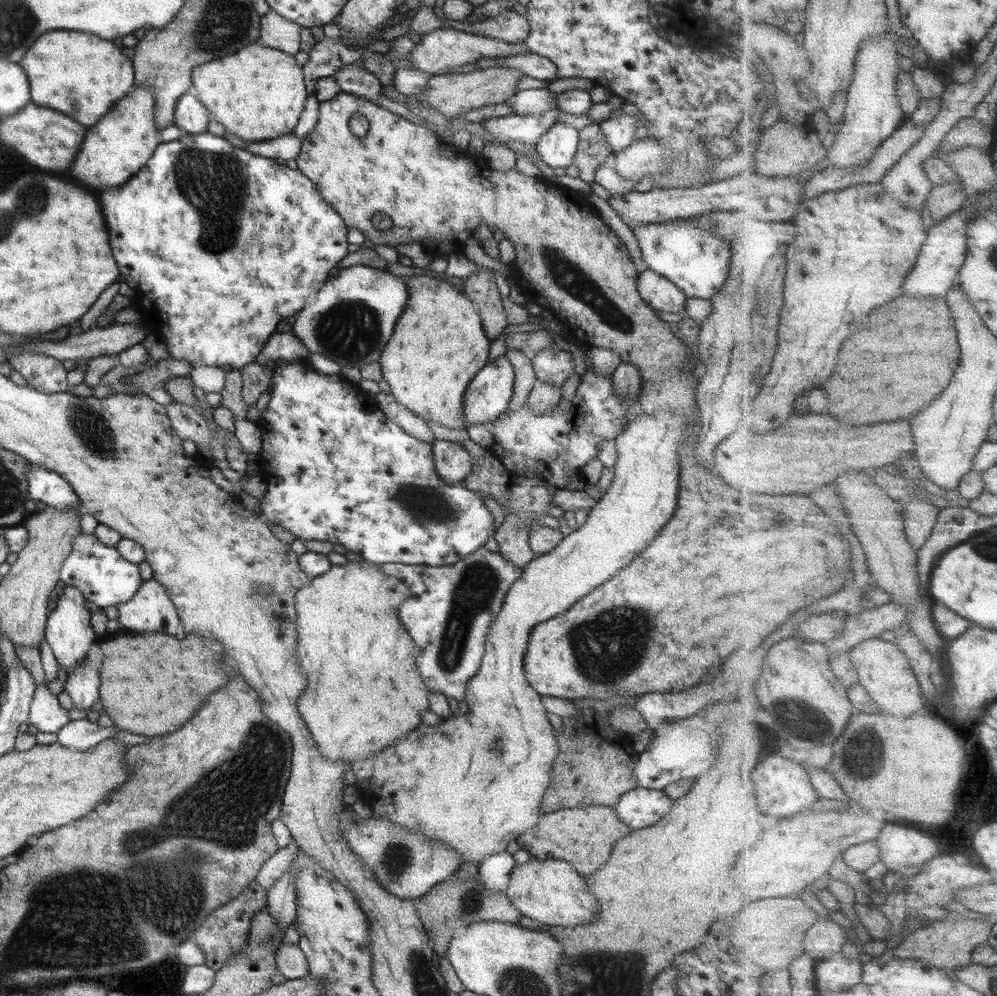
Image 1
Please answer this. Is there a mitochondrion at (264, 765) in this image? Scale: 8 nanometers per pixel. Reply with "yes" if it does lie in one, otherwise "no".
yes

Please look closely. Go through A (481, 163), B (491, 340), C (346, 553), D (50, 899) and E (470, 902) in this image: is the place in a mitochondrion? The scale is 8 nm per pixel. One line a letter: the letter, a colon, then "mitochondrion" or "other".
A: other
B: other
C: other
D: mitochondrion
E: mitochondrion

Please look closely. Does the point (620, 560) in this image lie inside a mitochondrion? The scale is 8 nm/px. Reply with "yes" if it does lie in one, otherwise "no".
no

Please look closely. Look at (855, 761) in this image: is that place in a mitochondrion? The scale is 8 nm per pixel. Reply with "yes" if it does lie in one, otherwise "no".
yes

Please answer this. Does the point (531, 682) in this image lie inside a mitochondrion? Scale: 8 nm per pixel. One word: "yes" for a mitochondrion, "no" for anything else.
no

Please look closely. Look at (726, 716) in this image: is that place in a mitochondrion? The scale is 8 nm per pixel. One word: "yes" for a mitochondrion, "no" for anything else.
no

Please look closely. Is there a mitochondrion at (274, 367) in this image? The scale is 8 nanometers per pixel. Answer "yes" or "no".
no

